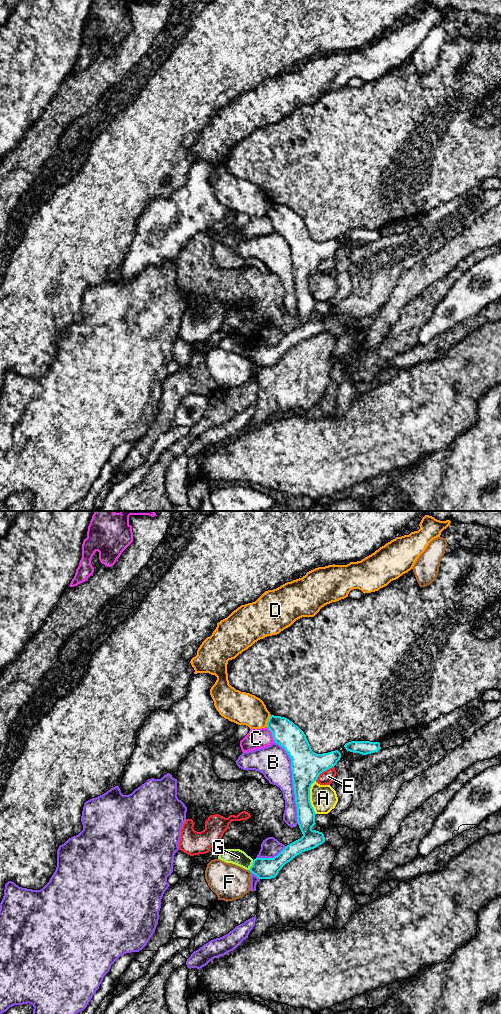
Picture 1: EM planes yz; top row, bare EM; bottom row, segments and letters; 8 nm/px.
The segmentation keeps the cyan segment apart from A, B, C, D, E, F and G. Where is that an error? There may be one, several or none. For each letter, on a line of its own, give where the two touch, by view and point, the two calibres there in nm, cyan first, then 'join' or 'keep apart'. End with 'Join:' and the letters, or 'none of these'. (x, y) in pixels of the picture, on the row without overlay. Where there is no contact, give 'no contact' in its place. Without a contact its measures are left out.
A: yz (309, 285) | 260/220 nm | keep apart
B: yz (292, 268) | 260/260 nm | keep apart
C: yz (272, 222) | 200/160 nm | keep apart
D: yz (268, 209) | 200/260 nm | keep apart
E: yz (323, 259) | 260/110 nm | keep apart
F: yz (250, 359) | 180/300 nm | keep apart
G: yz (252, 353) | 180/130 nm | keep apart
Join: none of these

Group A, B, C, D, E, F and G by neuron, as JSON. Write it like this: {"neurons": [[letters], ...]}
{"neurons": [["A"], ["B"], ["C"], ["D", "G"], ["E"], ["F"]]}

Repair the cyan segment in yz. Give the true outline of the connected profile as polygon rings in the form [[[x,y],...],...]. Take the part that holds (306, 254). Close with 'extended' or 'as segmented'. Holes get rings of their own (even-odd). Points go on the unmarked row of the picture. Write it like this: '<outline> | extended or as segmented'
[[[271,203],[267,210],[267,216],[271,219],[274,230],[283,235],[291,247],[292,269],[297,295],[297,309],[303,324],[287,333],[274,346],[254,347],[249,359],[259,367],[275,366],[282,355],[297,343],[314,337],[325,330],[324,322],[312,317],[316,312],[316,301],[310,290],[310,276],[322,260],[334,255],[341,246],[341,241],[338,238],[323,242],[313,240],[304,220],[285,205]]] | as segmented

